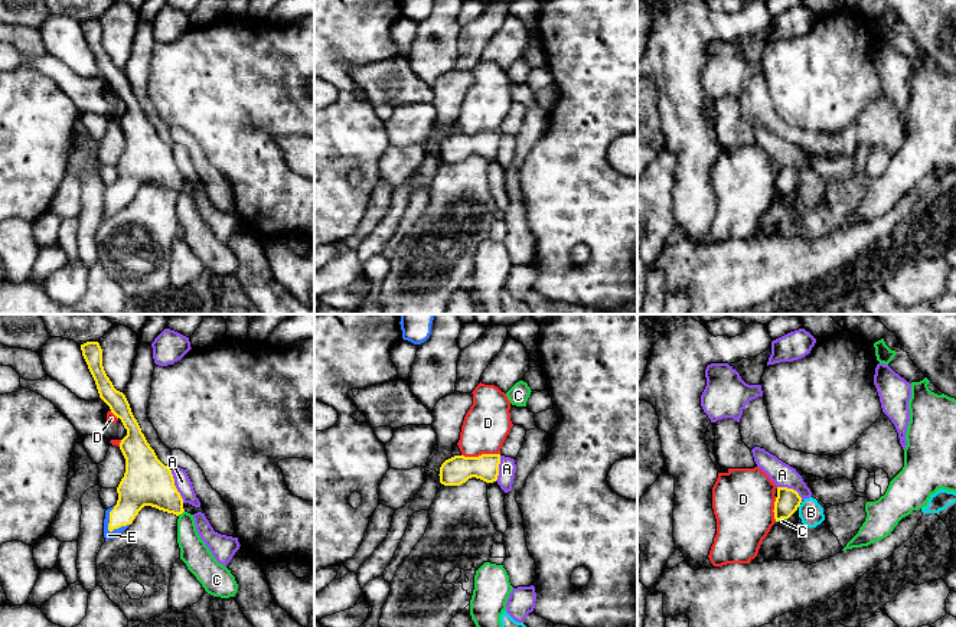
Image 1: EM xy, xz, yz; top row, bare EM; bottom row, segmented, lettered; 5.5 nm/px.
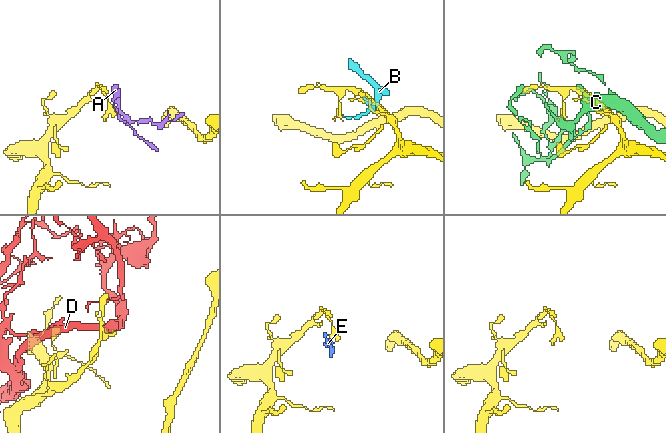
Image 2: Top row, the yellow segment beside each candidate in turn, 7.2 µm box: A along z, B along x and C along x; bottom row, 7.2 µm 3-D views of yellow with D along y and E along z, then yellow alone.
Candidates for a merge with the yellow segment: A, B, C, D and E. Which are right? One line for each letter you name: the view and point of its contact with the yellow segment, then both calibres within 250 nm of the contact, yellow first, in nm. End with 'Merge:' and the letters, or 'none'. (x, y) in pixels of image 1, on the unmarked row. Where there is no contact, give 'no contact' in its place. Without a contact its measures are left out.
E: xy (110, 196) | 220/50 nm
Merge: E

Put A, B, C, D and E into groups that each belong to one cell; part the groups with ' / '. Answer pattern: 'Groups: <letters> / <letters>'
Groups: A / B / C / D / E

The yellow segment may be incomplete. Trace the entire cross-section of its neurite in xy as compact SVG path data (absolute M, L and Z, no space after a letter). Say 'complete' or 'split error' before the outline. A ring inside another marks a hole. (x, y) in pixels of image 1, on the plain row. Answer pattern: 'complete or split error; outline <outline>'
split error; outline M87 19L81 22L81 27L99 75L127 107L127 112L120 120L120 127L125 135L125 150L117 164L117 182L105 187L105 218L124 209L144 183L176 193L182 192L185 189L183 176L174 163L172 147L157 135L141 110L125 72L117 68L107 53L99 20Z

